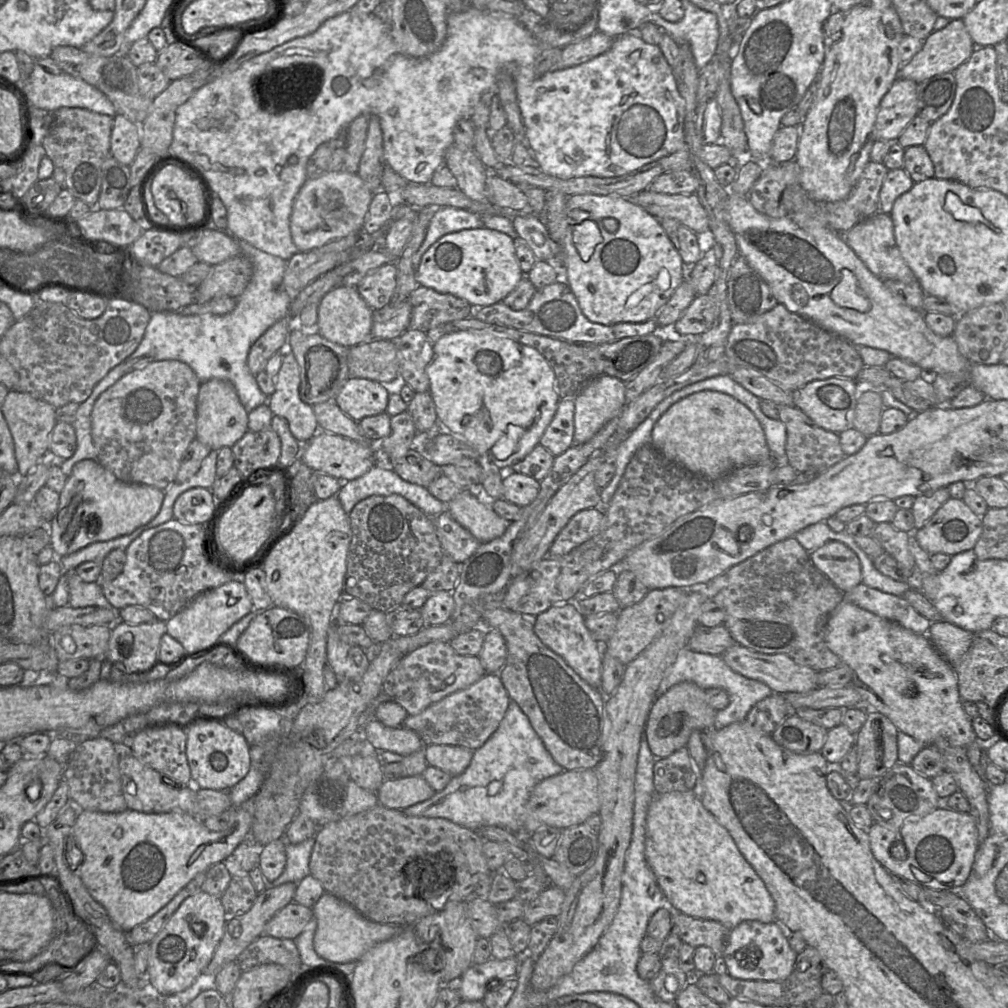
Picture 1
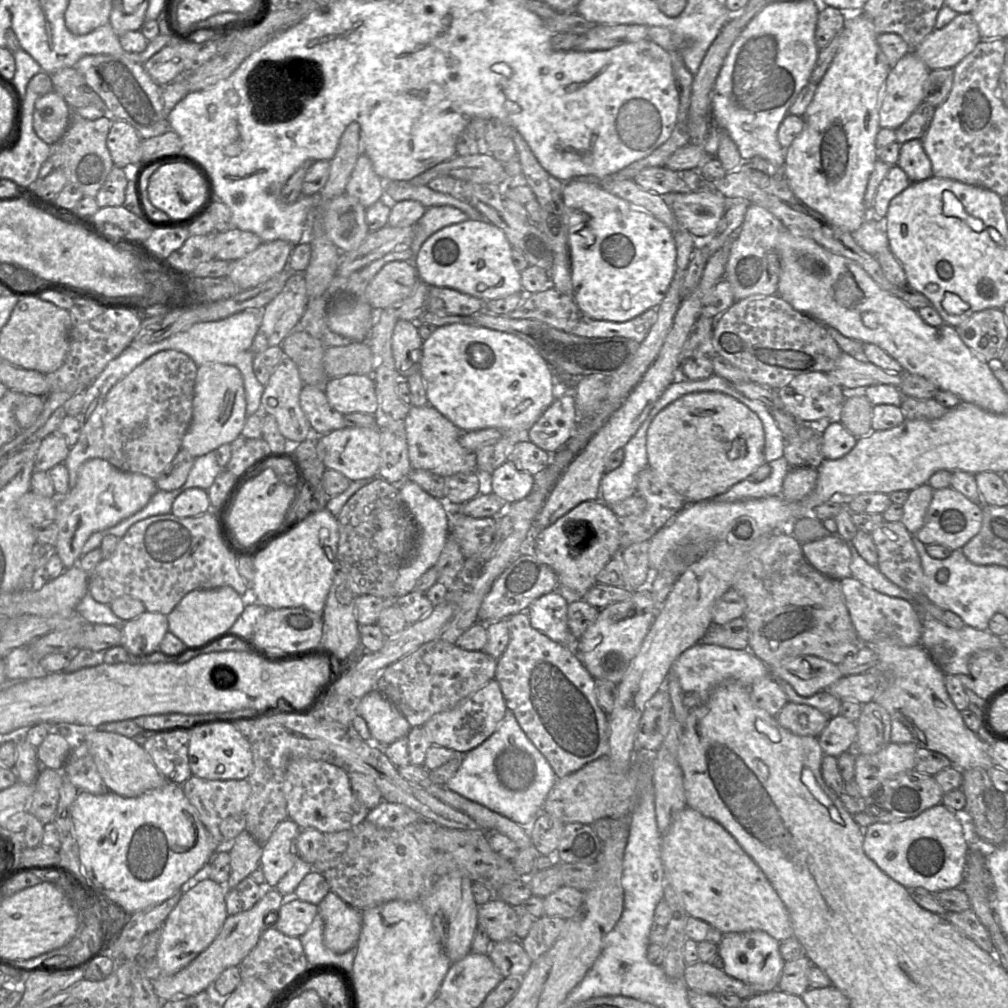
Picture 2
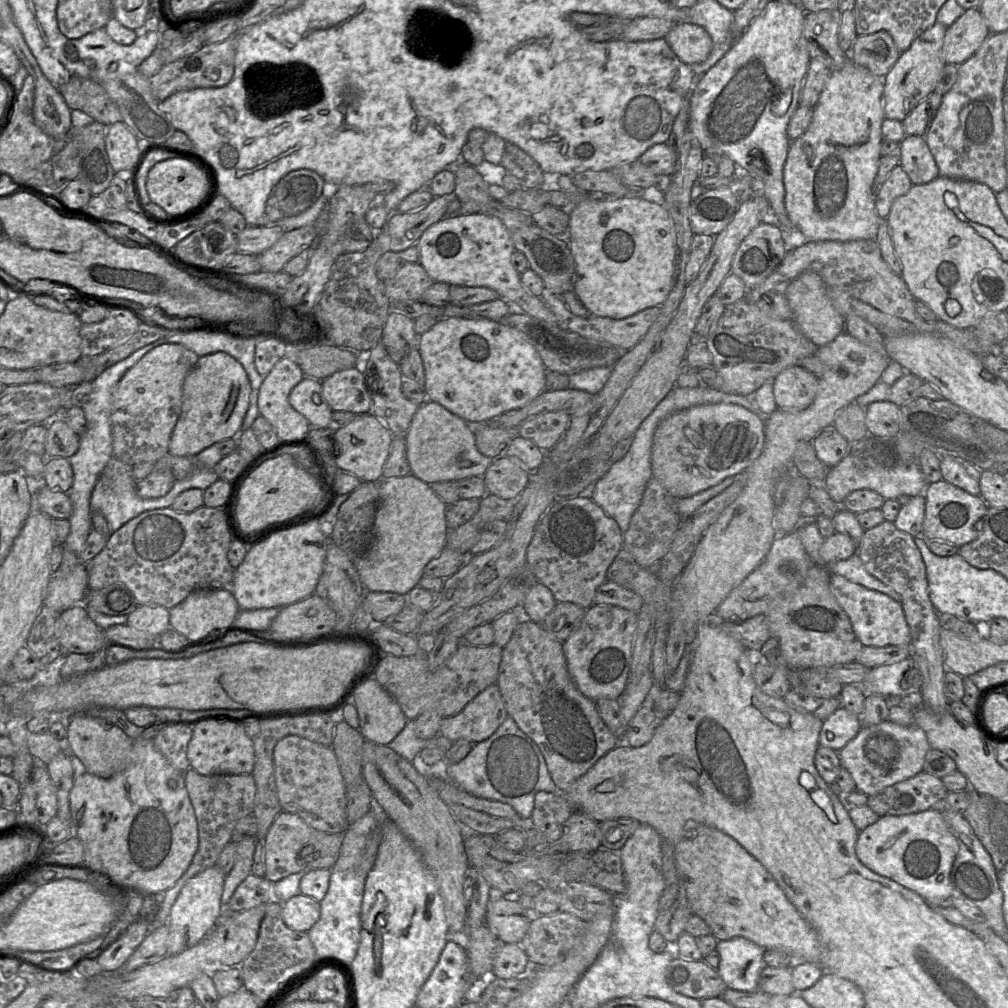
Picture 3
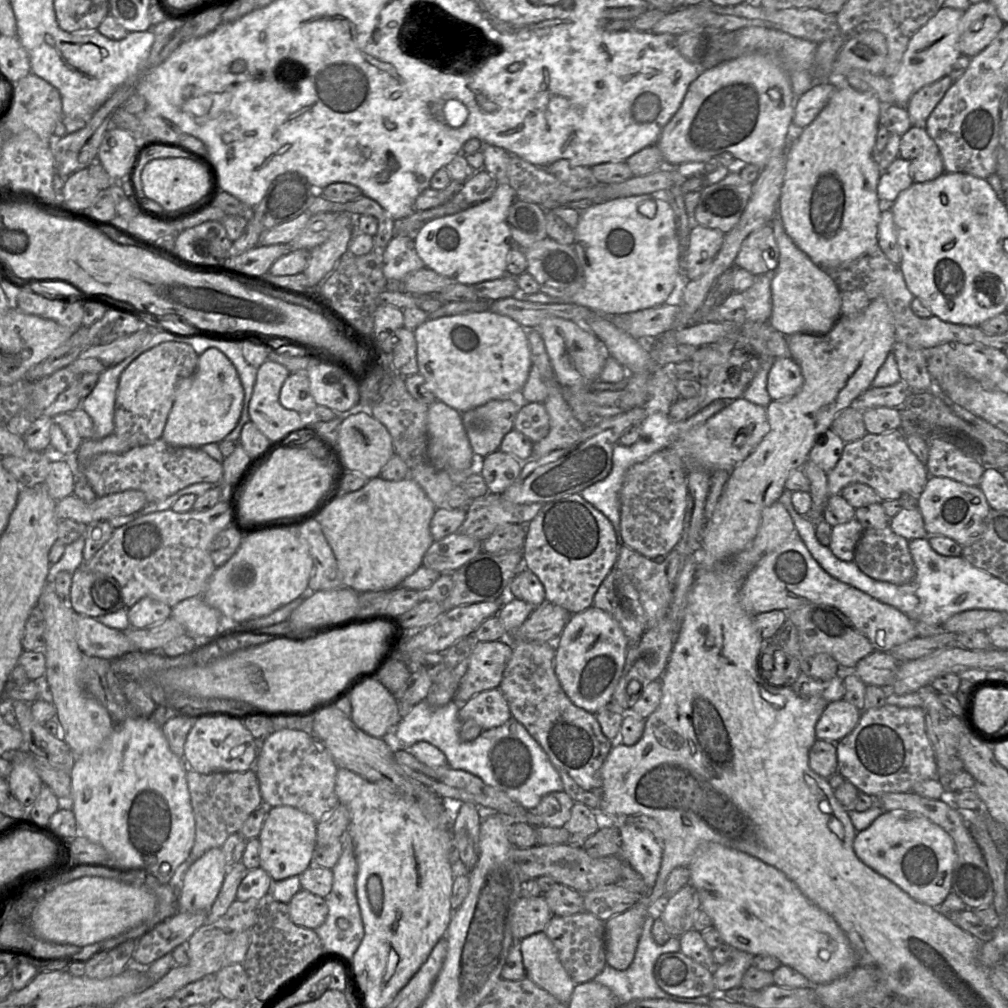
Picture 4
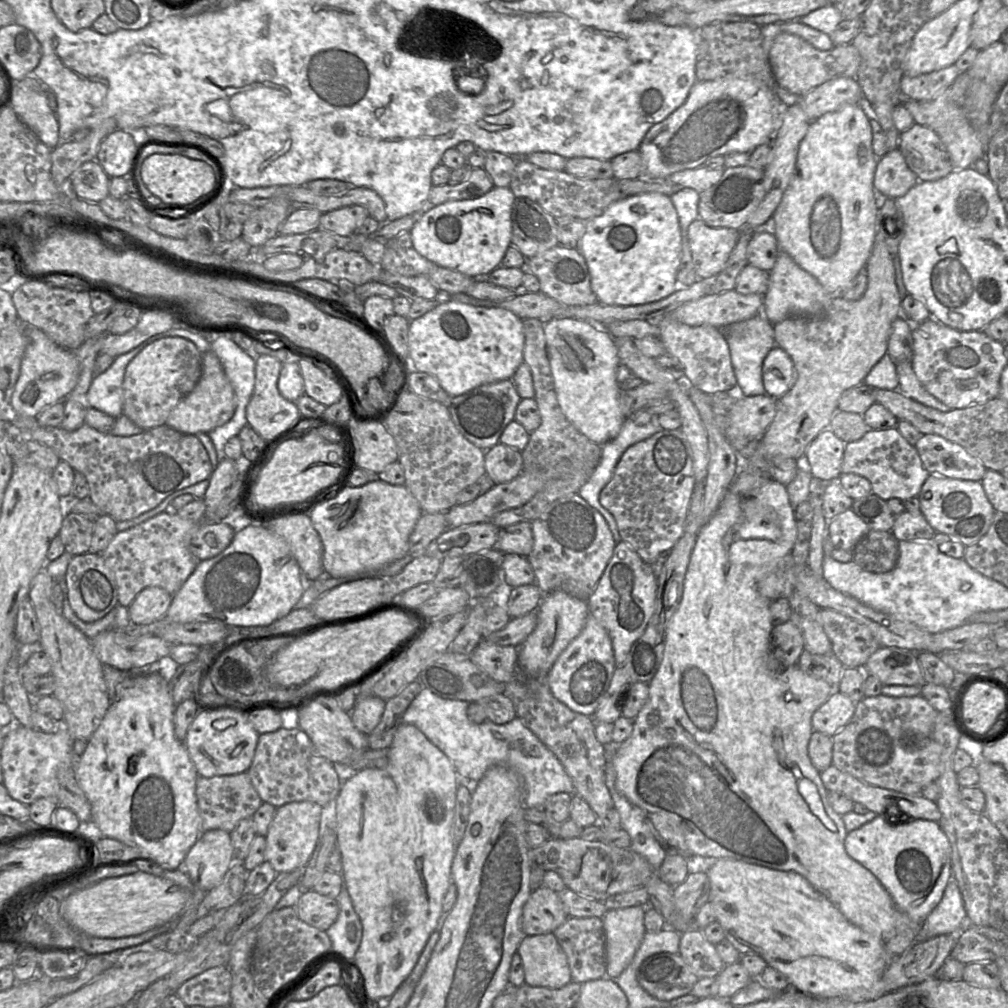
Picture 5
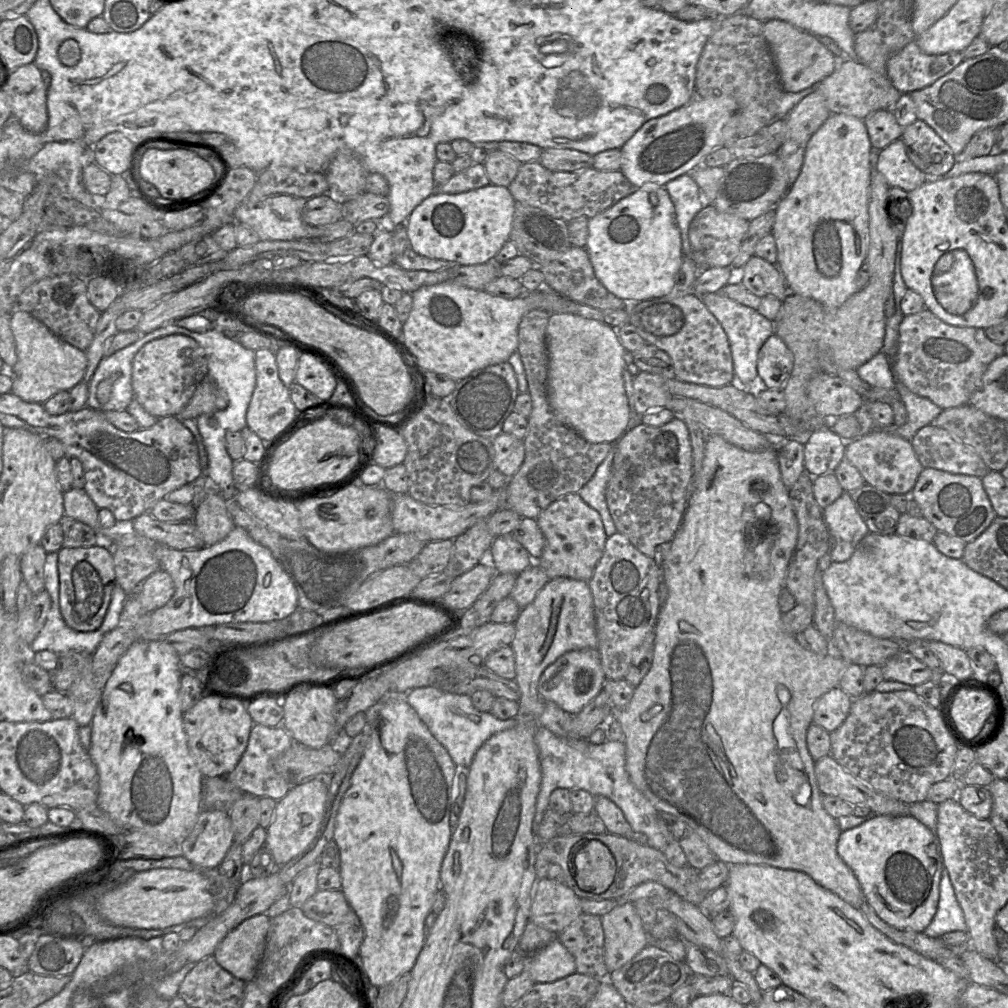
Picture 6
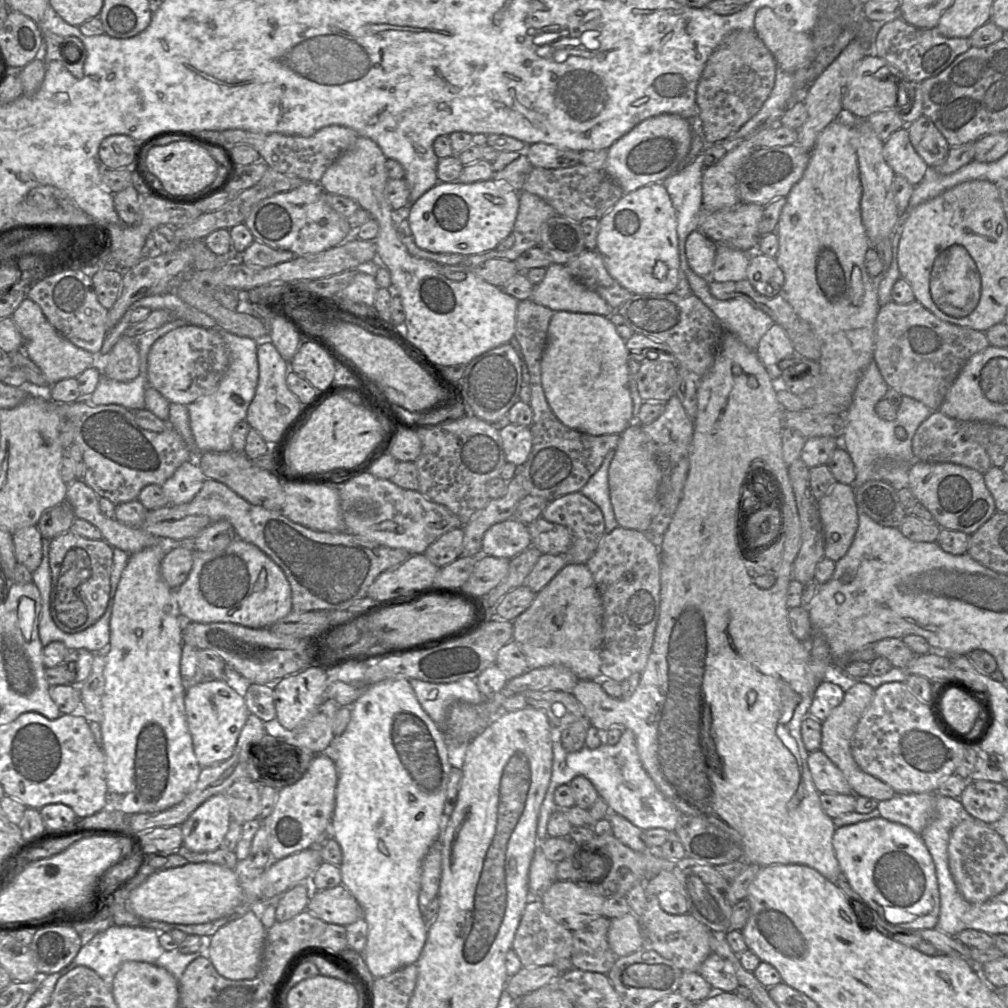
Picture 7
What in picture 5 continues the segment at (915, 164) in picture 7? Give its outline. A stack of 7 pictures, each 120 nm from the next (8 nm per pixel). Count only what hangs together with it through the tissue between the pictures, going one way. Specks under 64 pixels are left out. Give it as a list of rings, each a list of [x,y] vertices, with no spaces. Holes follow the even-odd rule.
[[[899,148],[879,158],[874,175],[874,189],[880,199],[897,199],[918,182],[918,177],[908,167]]]

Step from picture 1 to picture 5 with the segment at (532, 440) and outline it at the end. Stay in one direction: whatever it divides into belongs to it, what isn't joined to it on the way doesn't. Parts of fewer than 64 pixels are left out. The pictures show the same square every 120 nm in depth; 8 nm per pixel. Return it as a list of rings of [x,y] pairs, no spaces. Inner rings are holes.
[[[442,295],[439,304],[409,324],[412,371],[432,375],[456,397],[484,384],[512,379],[524,362],[523,320],[509,310],[473,306]]]

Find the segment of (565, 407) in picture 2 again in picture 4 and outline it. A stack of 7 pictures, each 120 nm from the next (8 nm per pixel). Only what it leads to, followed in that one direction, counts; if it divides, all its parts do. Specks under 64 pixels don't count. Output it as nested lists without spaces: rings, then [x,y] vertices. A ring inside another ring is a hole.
[[[527,403],[518,412],[514,429],[537,443],[547,437],[550,430],[548,413],[542,403]]]

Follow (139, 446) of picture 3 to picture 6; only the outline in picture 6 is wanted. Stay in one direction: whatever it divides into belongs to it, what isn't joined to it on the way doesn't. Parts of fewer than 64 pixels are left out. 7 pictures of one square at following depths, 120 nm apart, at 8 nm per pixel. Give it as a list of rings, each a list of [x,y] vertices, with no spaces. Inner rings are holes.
[[[174,334],[155,339],[144,345],[132,363],[134,398],[158,419],[178,416],[192,398],[198,385],[208,376],[204,348],[193,338]]]

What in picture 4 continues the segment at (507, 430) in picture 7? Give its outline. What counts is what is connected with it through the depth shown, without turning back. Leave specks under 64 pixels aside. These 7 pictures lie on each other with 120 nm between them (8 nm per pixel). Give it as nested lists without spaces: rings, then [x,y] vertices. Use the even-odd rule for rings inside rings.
[[[500,449],[483,458],[481,476],[488,492],[502,494],[519,477],[523,462]]]

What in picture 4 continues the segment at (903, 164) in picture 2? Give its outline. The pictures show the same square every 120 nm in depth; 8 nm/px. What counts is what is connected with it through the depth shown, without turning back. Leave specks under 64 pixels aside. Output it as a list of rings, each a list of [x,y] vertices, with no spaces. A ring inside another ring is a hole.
[[[913,125],[901,136],[899,156],[908,162],[914,182],[930,181],[945,173],[939,148],[923,125]]]

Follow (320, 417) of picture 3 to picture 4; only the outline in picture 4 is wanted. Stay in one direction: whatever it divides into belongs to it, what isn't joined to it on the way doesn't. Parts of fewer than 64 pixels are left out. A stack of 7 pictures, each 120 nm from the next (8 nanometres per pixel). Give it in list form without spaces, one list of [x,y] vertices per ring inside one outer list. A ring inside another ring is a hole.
[[[306,372],[290,373],[280,390],[279,401],[286,409],[298,413],[309,413],[316,408]]]

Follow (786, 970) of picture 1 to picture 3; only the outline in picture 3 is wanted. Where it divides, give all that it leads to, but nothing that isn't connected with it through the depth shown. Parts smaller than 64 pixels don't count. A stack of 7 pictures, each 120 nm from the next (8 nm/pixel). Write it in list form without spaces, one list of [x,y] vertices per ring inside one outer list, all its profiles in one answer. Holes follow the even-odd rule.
[[[737,937],[718,941],[716,951],[720,955],[717,971],[727,989],[742,992],[758,990],[760,973],[766,967],[763,960],[765,949]]]

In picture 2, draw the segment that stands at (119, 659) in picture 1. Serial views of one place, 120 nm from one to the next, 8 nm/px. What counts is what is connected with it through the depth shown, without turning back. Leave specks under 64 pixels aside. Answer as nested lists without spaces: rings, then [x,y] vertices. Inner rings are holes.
[[[145,611],[140,616],[124,622],[122,647],[134,656],[149,655],[159,649],[168,629],[168,617],[161,613]]]

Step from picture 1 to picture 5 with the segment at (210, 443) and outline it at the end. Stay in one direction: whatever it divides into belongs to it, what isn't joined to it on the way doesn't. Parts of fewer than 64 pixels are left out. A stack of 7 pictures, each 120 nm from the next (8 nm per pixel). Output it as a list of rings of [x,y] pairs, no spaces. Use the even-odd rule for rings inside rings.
[[[208,351],[203,354],[203,370],[199,381],[171,411],[166,424],[185,434],[209,433],[228,422],[234,415],[235,408],[236,398],[232,385],[217,355]]]

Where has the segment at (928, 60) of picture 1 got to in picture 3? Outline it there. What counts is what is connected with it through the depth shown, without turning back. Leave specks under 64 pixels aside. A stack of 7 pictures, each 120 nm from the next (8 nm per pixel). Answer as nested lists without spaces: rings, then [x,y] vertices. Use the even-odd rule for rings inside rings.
[[[969,8],[947,28],[942,47],[946,64],[959,66],[974,54],[991,34],[979,8]]]

